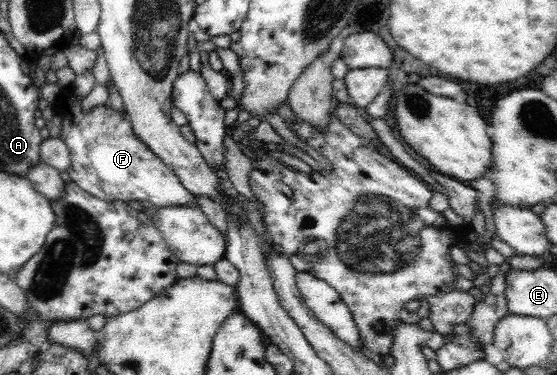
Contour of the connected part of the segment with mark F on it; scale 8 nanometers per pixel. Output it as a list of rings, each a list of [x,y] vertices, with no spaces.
[[[71,89],[64,93],[62,97],[65,100],[65,104],[62,105],[62,107],[66,107],[66,113],[70,113],[70,117],[68,117],[68,119],[70,119],[70,125],[68,125],[68,121],[64,121],[66,125],[64,125],[64,127],[60,127],[59,135],[59,138],[66,144],[68,153],[70,154],[70,165],[65,170],[68,172],[70,179],[76,182],[84,191],[91,193],[98,199],[104,199],[106,201],[139,201],[152,207],[166,207],[166,205],[194,205],[194,203],[196,203],[194,194],[190,193],[184,186],[182,186],[182,183],[180,183],[176,174],[170,168],[166,167],[166,164],[157,155],[154,155],[154,152],[150,151],[150,148],[141,139],[138,139],[138,136],[132,129],[129,116],[124,109],[122,109],[122,111],[118,111],[117,109],[113,109],[108,104],[104,103],[96,105],[96,107],[92,107],[92,109],[89,109],[88,111],[83,110],[82,100],[84,99],[84,95],[78,95]]]

